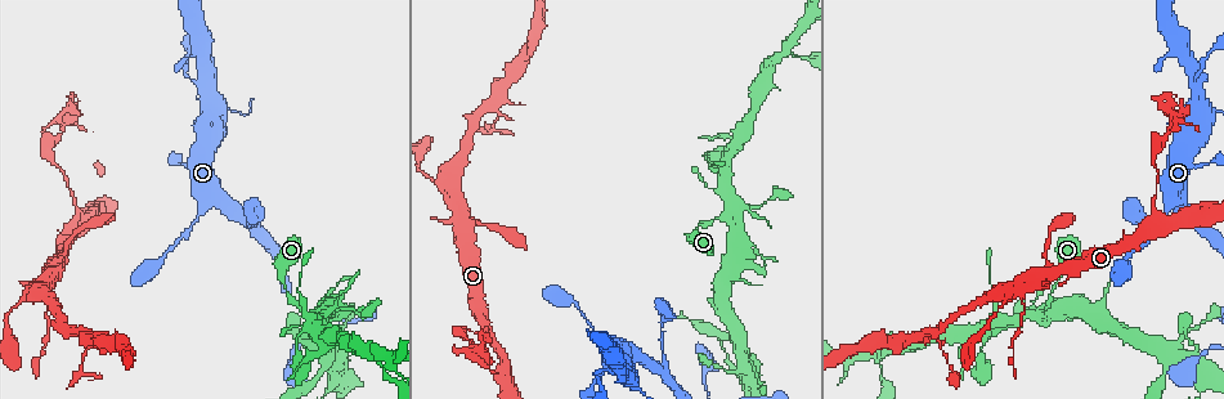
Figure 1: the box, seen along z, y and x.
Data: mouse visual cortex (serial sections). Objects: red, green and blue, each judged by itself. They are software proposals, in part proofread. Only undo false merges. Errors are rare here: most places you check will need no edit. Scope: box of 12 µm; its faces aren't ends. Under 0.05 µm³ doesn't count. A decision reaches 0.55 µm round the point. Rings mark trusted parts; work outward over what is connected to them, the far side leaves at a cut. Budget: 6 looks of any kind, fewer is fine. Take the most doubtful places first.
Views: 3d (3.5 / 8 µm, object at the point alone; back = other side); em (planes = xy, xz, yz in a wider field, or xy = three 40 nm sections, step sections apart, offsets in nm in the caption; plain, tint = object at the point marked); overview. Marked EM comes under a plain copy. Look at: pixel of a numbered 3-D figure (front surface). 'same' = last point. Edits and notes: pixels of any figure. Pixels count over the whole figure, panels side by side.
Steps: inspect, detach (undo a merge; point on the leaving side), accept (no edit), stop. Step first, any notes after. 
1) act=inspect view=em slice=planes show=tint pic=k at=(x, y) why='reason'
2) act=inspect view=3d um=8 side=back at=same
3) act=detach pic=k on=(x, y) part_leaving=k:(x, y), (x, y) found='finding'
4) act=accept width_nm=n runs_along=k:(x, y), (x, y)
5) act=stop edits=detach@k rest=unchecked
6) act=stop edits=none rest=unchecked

act=inspect view=3d um=8 pic=1 at=(1153, 195)

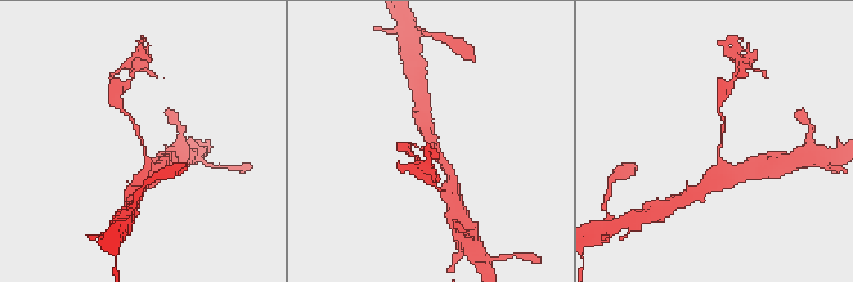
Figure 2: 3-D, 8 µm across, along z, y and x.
act=inspect view=em slice=planes show=tint pic=2 at=(718, 147) arm_widths_nm=100,250 why='now the EM'

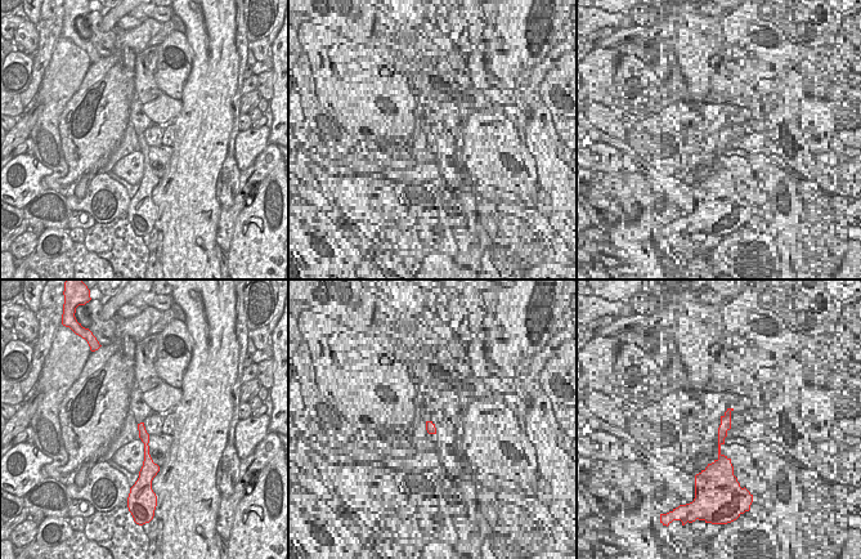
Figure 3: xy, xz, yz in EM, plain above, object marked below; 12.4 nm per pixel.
act=detach pic=2 on=(137, 128) part_leaving=2:(144, 155), (137, 128), (121, 110) found='two cells meet here'

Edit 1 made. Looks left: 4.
act=inspect view=3d um=3.5 pic=1 at=(756, 208) why='a narrow waist'

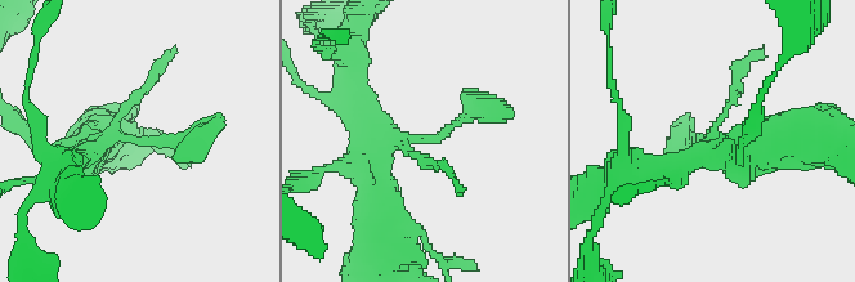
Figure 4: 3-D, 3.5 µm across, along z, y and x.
act=inspect view=em slice=xy step=1 show=tint pic=4 at=(430, 138) why='shape alone is not enough'

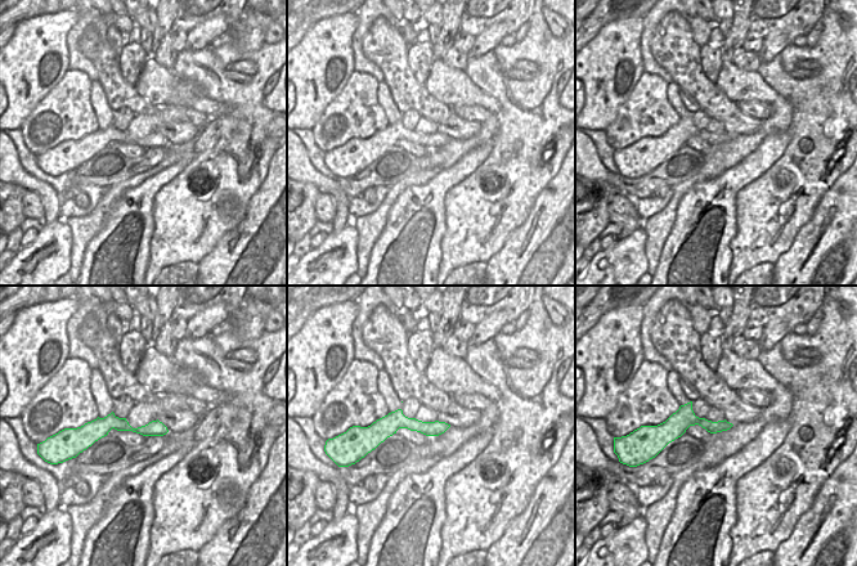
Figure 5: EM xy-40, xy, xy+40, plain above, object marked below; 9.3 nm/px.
act=accept width_nm=140 runs_along=5:(164, 430), (104, 425), (88, 438) found='one cell here'

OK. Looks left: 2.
act=stop edits=detach@2 rest=unchecked

